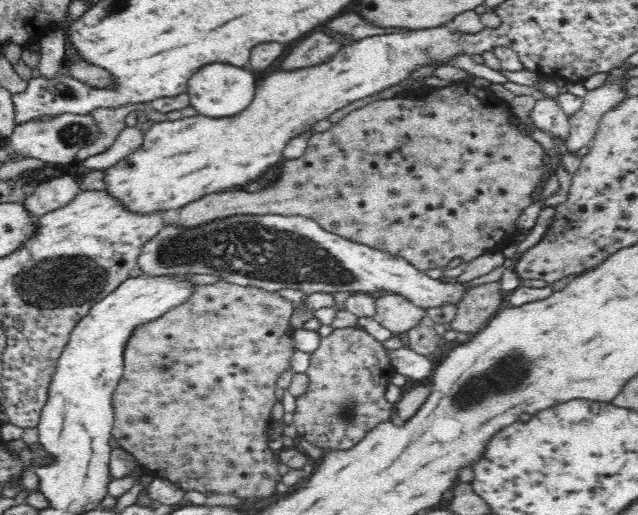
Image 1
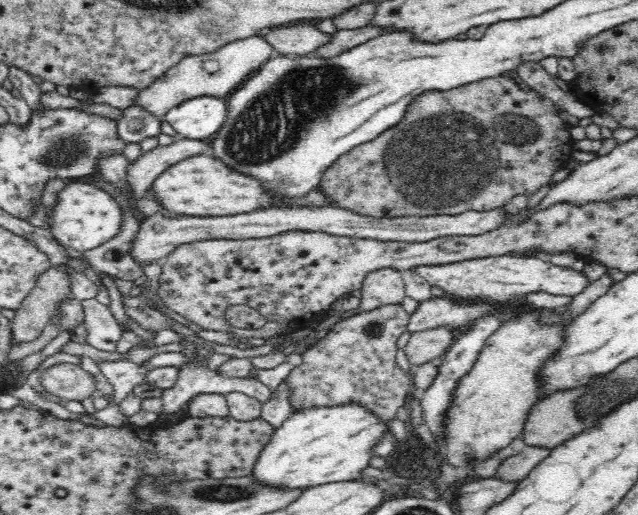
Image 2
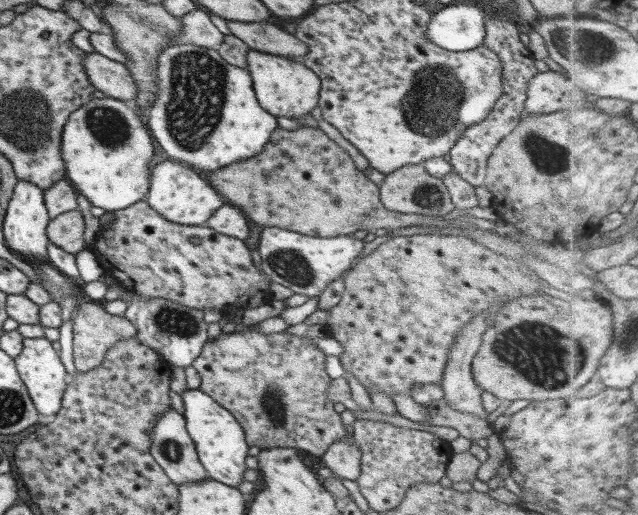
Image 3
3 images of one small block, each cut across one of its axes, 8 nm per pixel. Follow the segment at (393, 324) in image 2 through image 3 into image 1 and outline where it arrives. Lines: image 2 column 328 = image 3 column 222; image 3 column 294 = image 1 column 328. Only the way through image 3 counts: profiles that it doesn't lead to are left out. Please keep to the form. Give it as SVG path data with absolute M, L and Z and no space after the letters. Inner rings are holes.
M360 326L334 329L320 341L320 346L310 355L309 367L305 372L309 378L308 390L296 399L296 414L289 418L298 429L298 441L306 441L322 450L351 450L360 444L370 430L387 422L393 404L386 401L384 392L390 377L395 373L386 355L386 348Z

